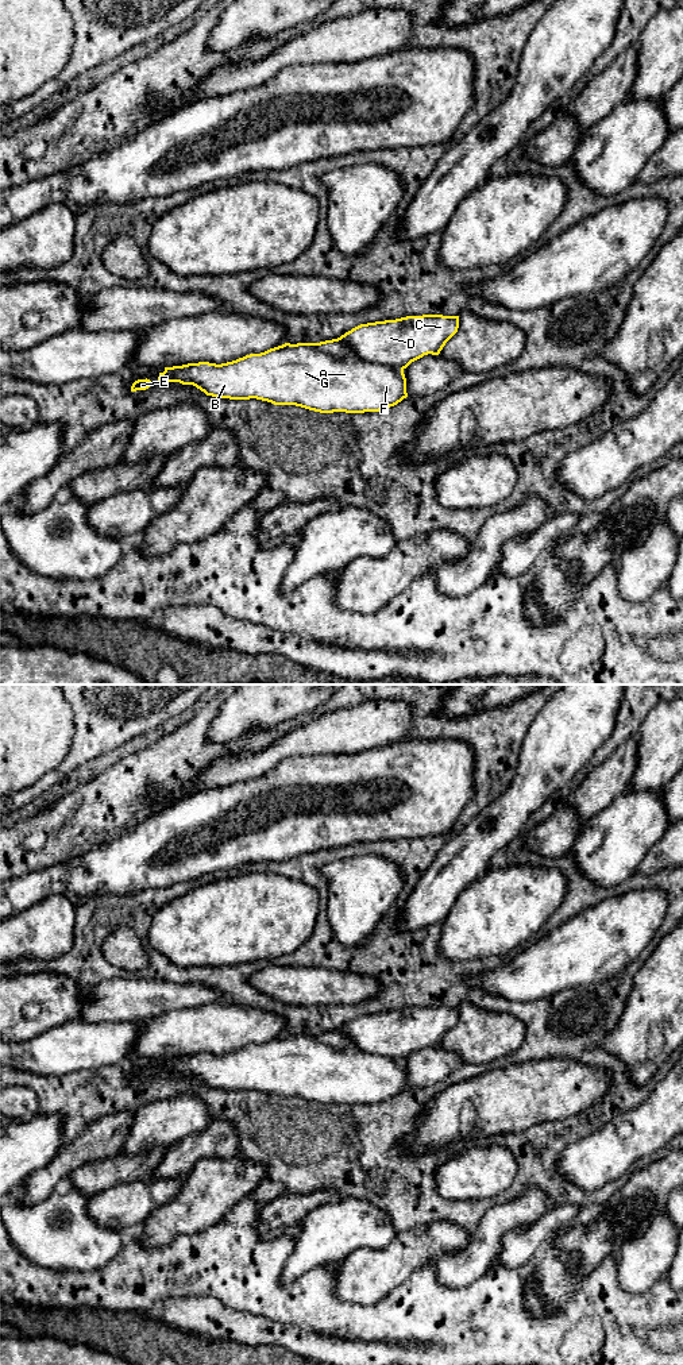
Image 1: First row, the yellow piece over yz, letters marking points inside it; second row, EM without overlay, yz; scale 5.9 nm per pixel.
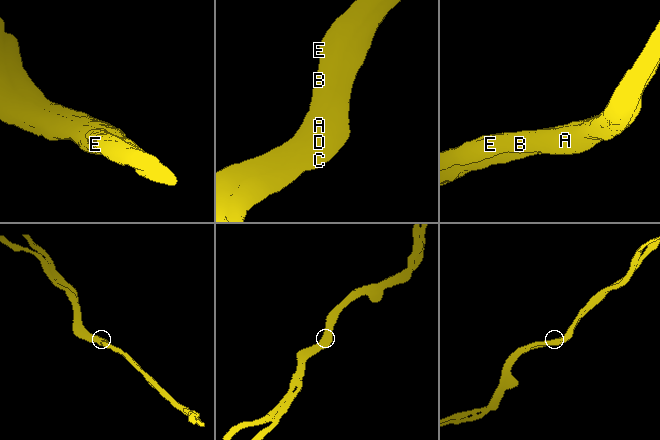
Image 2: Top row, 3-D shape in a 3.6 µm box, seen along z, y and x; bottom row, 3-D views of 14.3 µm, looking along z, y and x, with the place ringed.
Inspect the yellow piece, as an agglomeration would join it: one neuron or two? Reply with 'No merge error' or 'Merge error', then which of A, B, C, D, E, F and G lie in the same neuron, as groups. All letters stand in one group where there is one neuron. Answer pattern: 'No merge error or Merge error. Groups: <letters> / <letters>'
Merge error. Groups: A B E F G / C D

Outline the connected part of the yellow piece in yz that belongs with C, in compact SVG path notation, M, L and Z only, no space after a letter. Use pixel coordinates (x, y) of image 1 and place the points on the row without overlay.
M406 1007L395 1011L360 1015L342 1026L340 1032L350 1037L363 1054L378 1054L404 1061L424 1046L439 1046L445 1034L458 1023L458 1019L459 1007Z

